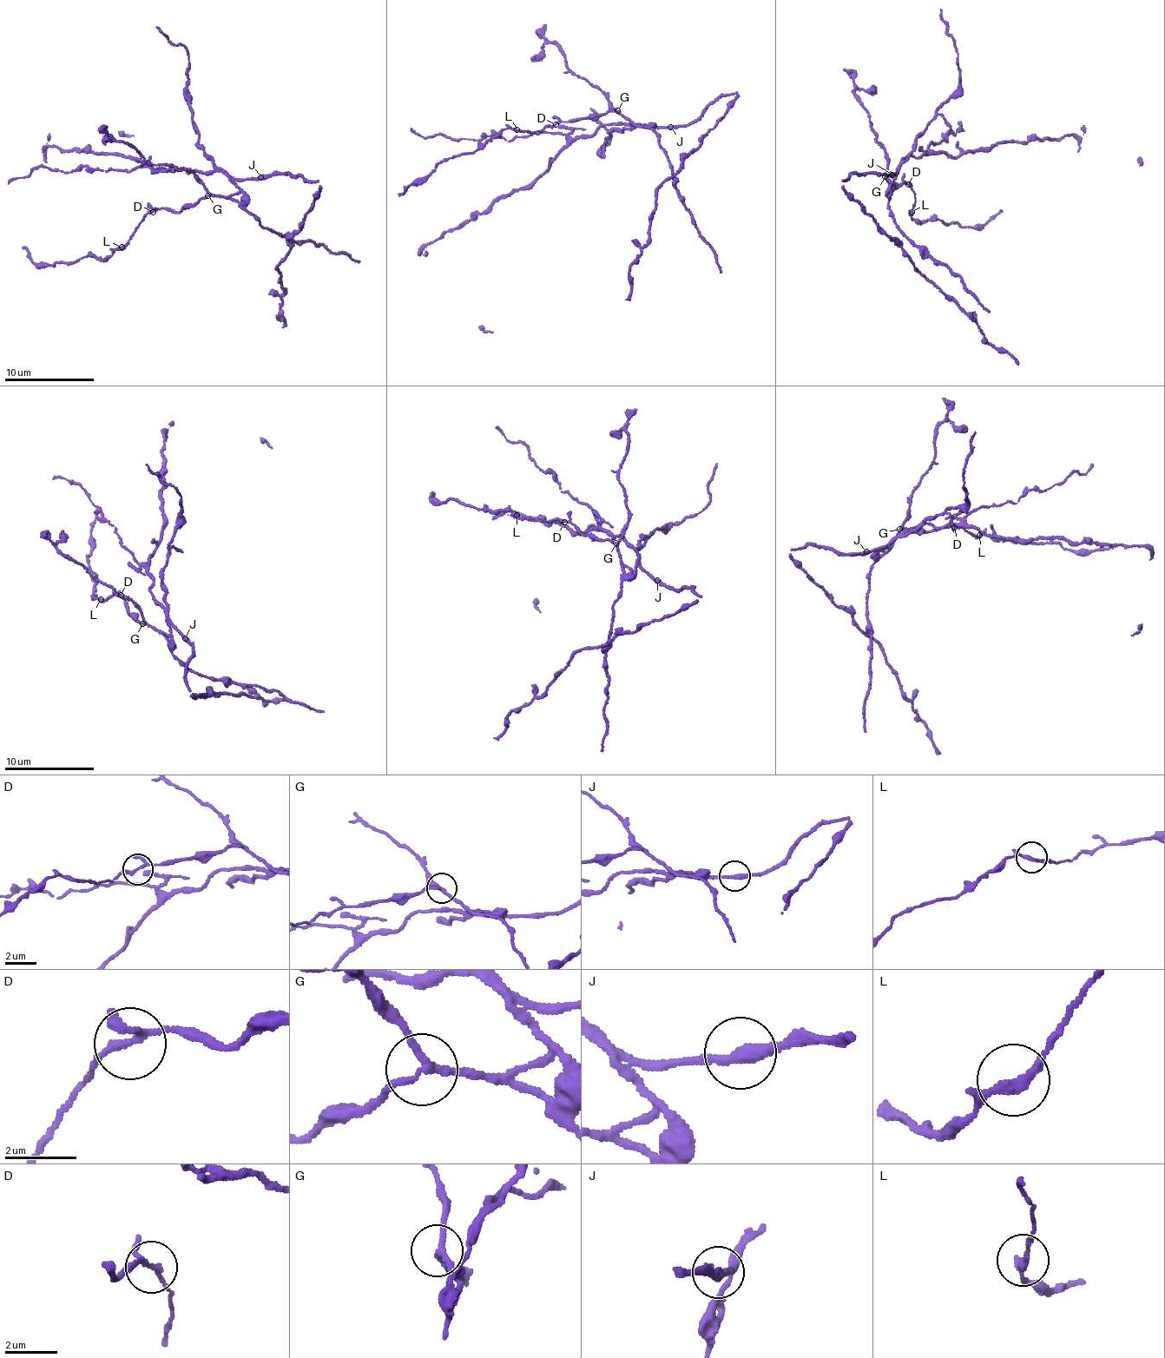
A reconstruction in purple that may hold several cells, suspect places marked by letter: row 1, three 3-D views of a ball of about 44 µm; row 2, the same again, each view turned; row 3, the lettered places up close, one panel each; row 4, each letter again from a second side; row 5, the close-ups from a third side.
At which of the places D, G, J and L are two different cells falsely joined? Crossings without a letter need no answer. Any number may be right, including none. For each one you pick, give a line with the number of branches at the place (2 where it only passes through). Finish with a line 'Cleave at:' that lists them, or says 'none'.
G: 3
J: 2
Cleave at: G, J

